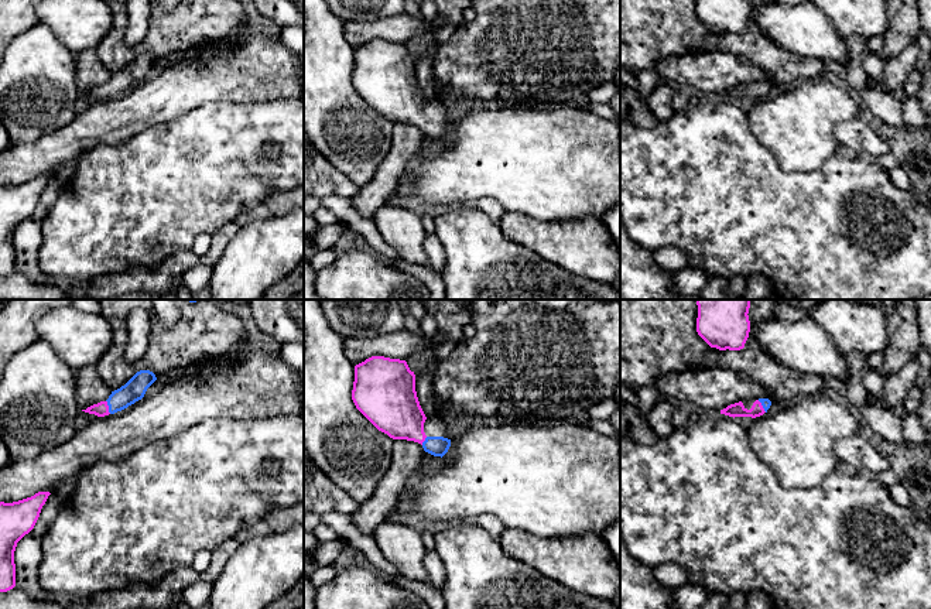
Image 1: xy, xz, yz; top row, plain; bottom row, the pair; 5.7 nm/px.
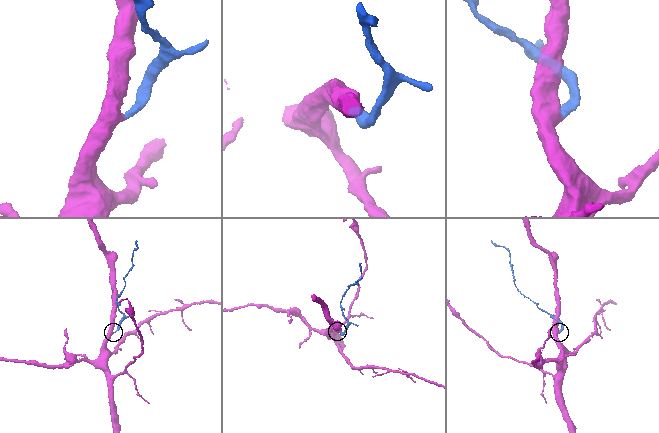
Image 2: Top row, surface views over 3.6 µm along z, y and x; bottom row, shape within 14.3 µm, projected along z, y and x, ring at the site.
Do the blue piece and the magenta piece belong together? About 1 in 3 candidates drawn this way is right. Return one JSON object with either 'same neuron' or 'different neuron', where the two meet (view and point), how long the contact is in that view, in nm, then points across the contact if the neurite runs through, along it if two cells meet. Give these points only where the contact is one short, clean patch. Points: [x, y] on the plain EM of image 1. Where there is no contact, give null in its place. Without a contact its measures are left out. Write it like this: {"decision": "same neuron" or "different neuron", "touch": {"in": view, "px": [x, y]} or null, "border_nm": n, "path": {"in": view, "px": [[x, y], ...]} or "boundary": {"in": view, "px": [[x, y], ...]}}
{"decision": "same neuron", "touch": {"in": "xy", "px": [109, 91]}, "border_nm": 80, "path": {"in": "xy", "px": [[134, 72], [109, 91], [101, 92]]}}

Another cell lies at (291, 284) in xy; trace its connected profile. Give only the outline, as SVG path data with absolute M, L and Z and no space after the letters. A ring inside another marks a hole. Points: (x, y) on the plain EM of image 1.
M304 260L297 266L297 268L290 276L271 285L257 300L288 300L290 297L298 294L302 290L304 290Z

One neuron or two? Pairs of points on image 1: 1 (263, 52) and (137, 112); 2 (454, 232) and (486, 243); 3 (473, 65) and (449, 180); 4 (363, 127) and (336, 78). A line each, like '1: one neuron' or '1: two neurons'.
1: one neuron
2: one neuron
3: two neurons
4: one neuron

